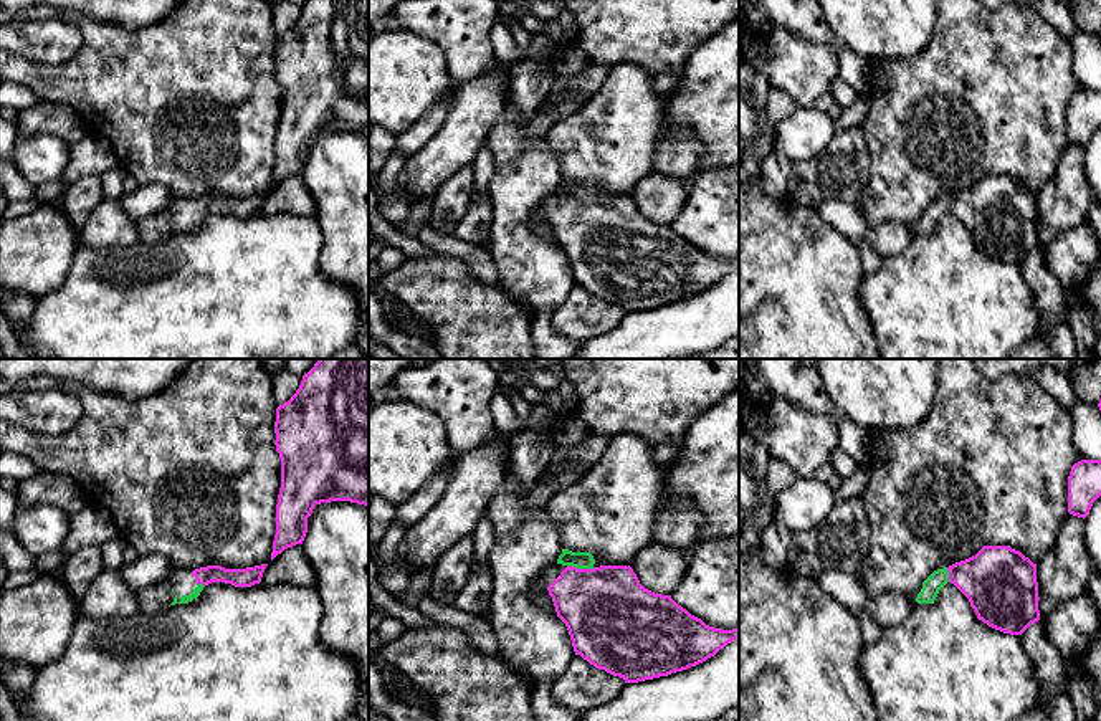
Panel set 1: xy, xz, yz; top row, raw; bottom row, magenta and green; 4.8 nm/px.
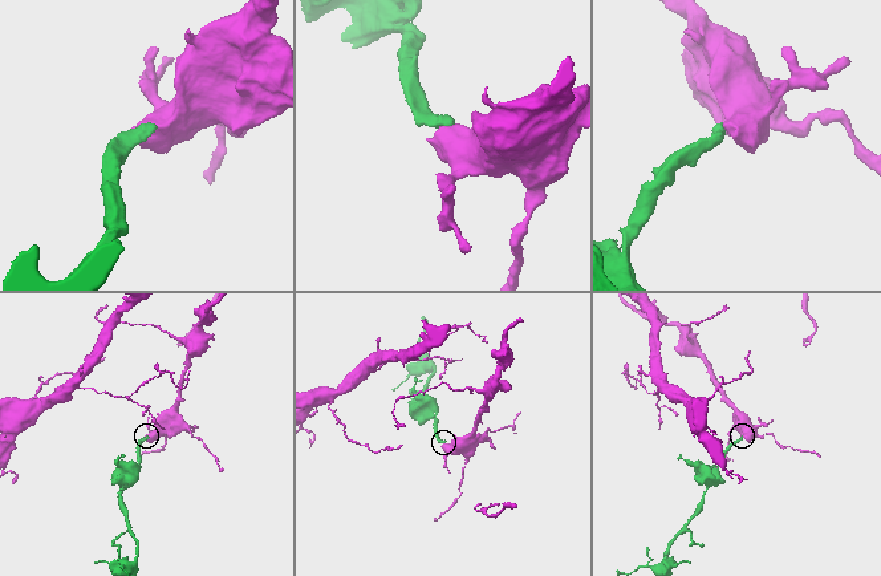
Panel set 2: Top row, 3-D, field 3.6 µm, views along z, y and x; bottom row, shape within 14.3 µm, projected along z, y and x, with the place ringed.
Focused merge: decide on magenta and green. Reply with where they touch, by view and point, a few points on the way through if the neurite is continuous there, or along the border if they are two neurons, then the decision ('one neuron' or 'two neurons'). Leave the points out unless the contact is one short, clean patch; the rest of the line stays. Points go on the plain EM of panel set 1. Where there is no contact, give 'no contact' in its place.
contact xz (581, 199); way xz (607, 242), (581, 215), (581, 199), (567, 187); one neuron

